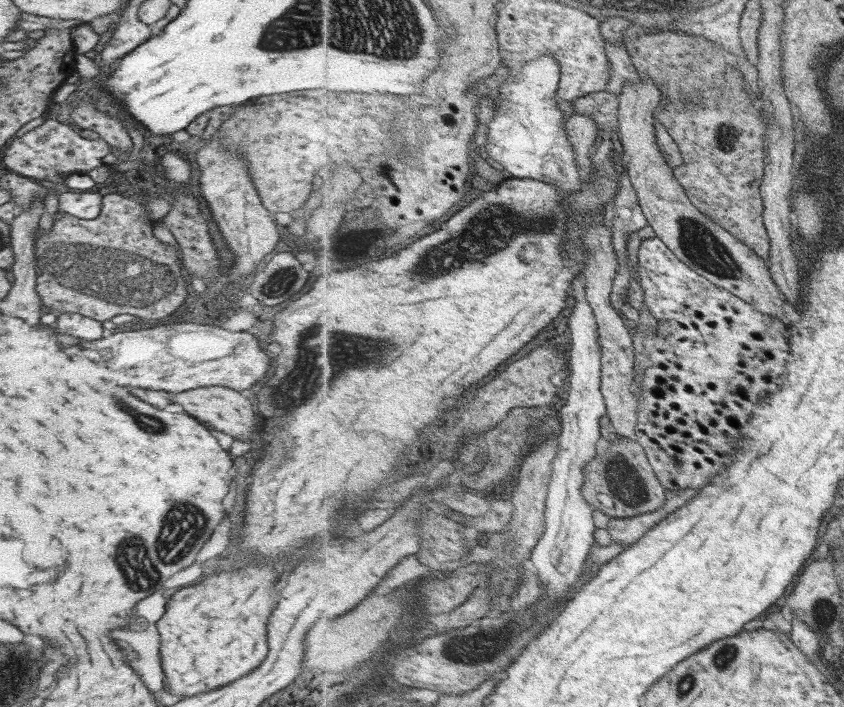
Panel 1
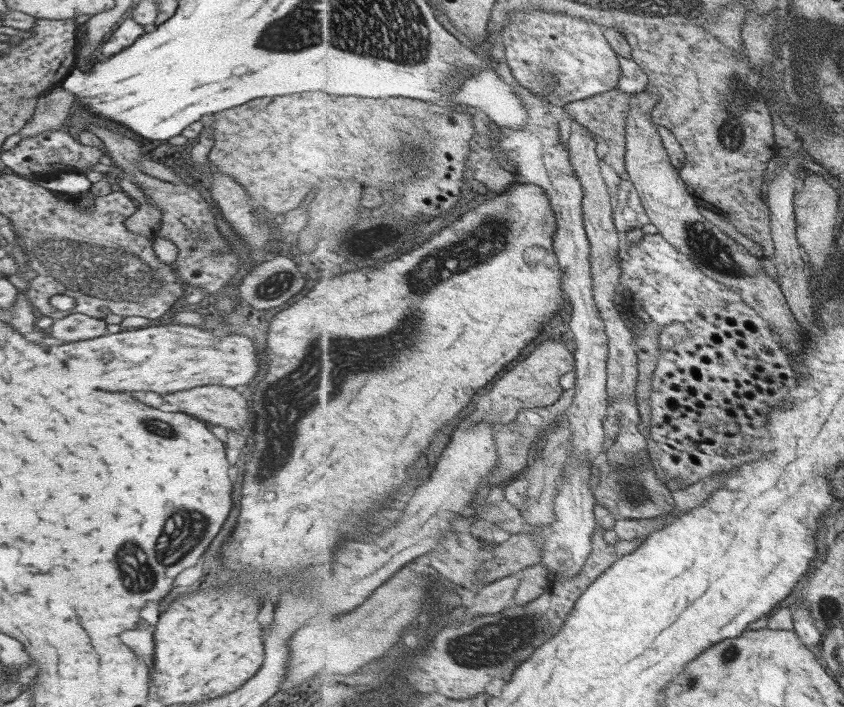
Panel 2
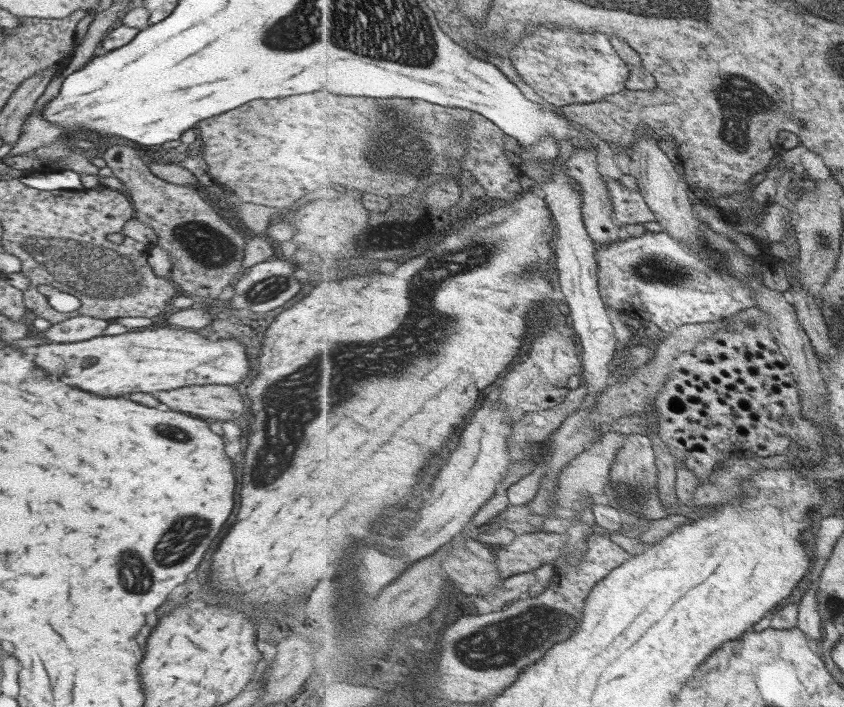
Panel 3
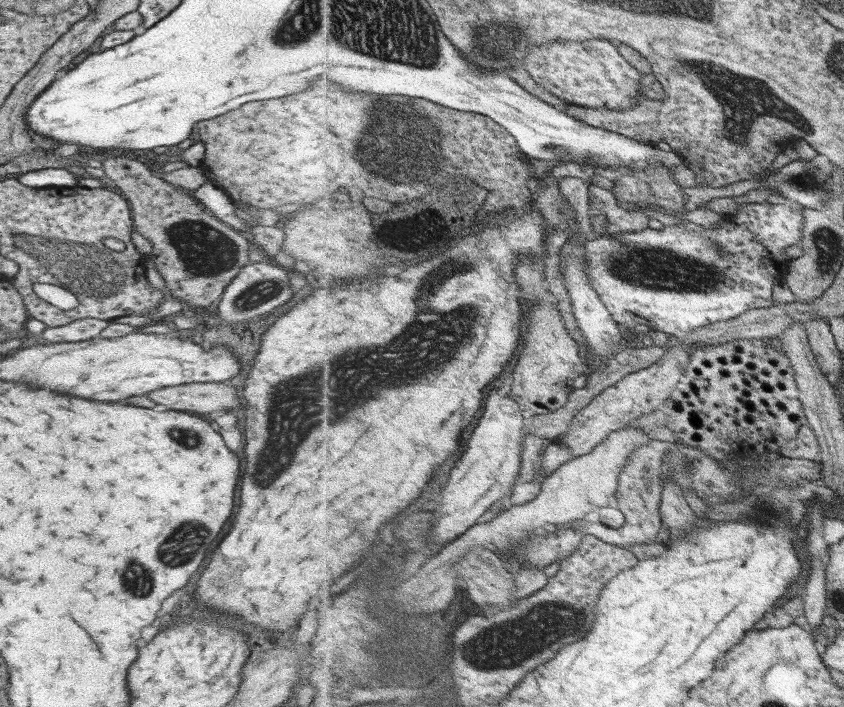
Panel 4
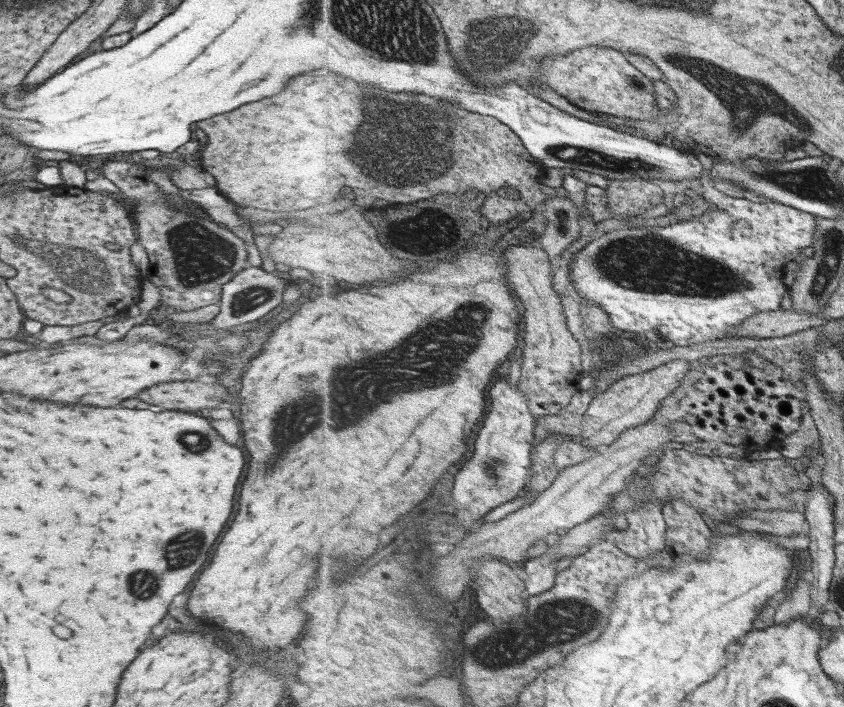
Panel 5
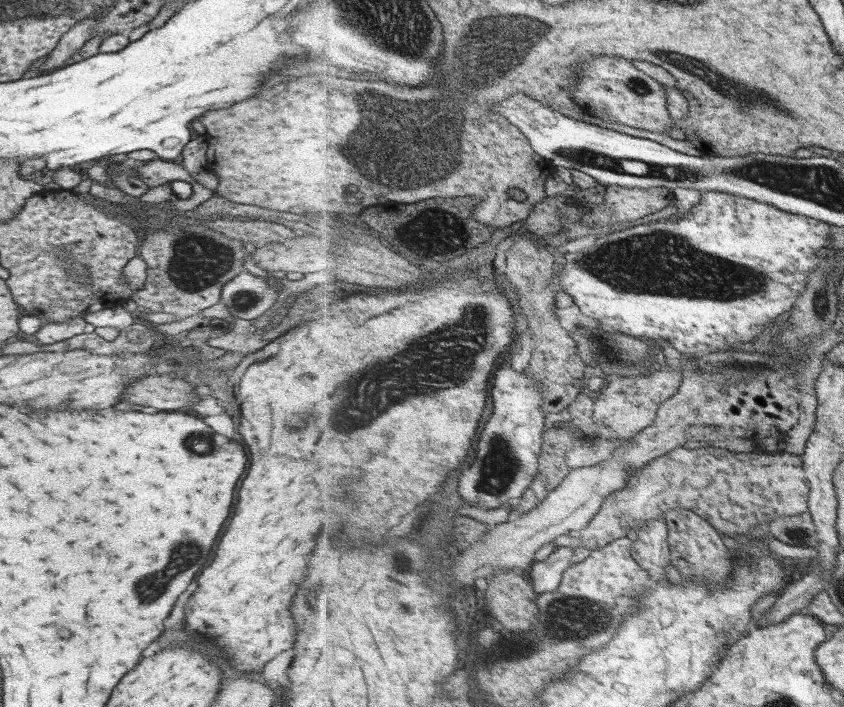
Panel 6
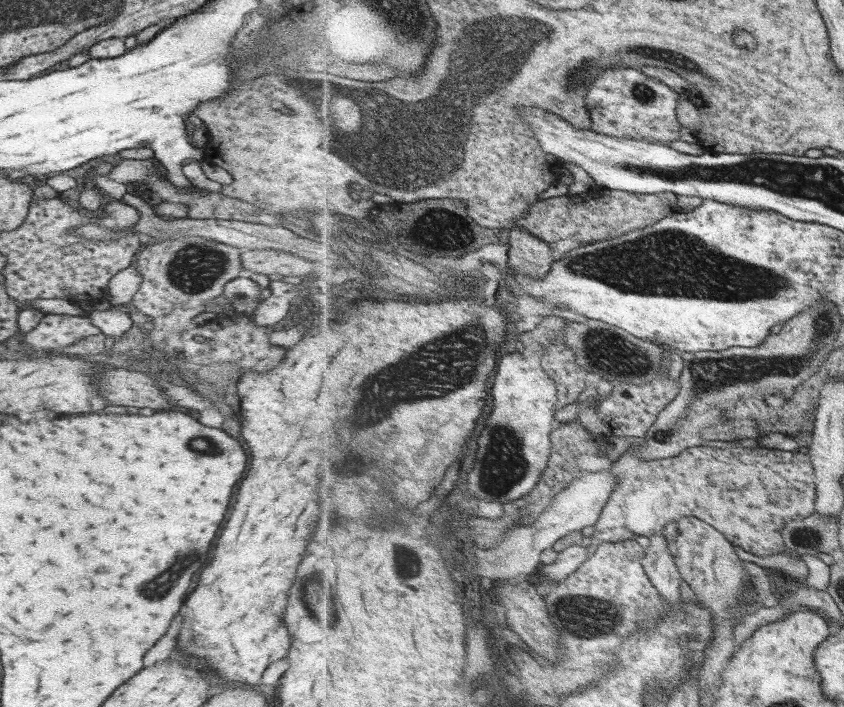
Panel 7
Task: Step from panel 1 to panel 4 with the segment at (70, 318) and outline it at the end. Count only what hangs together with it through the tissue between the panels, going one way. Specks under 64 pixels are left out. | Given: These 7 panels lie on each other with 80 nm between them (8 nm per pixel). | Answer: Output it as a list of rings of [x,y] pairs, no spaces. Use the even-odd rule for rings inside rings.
[[[81,318],[57,327],[47,327],[41,333],[41,341],[46,343],[79,342],[97,337],[101,330],[108,326],[107,322],[97,319]]]

